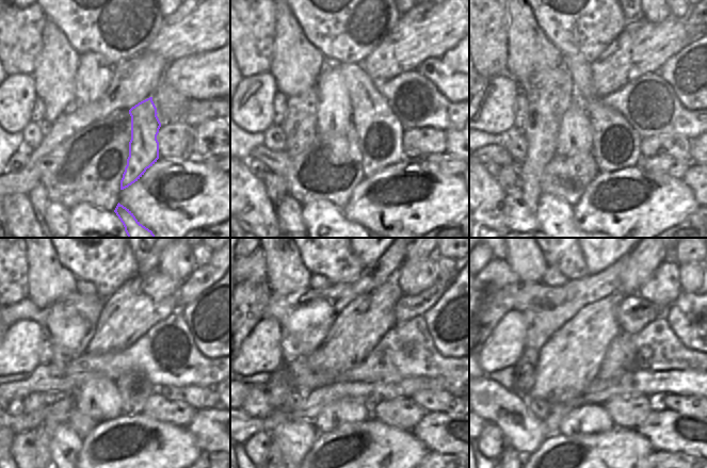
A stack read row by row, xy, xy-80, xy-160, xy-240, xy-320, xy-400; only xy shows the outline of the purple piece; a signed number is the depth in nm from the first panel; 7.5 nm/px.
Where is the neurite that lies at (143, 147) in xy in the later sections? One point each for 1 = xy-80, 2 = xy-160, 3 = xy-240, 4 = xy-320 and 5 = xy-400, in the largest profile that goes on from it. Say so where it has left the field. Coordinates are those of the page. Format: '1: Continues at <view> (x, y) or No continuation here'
1: Continues at xy-80 (379, 132)
2: Continues at xy-160 (615, 145)
3: Continues at xy-240 (134, 388)
4: Continues at xy-320 (317, 281)
5: Continues at xy-400 (552, 277)

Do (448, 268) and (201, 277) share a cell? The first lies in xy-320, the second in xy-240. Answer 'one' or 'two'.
two

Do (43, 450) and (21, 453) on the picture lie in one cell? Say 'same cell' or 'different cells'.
different cells

